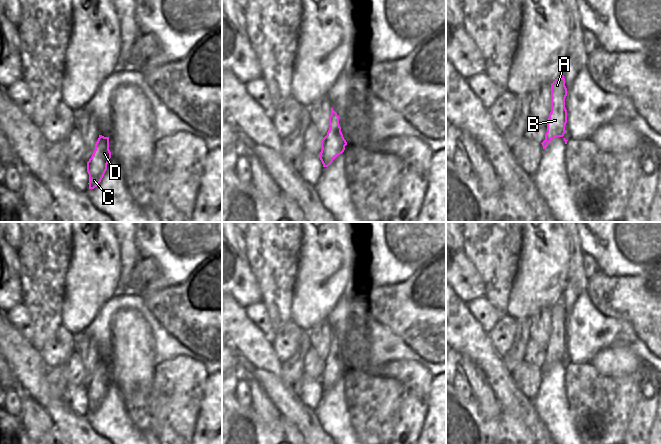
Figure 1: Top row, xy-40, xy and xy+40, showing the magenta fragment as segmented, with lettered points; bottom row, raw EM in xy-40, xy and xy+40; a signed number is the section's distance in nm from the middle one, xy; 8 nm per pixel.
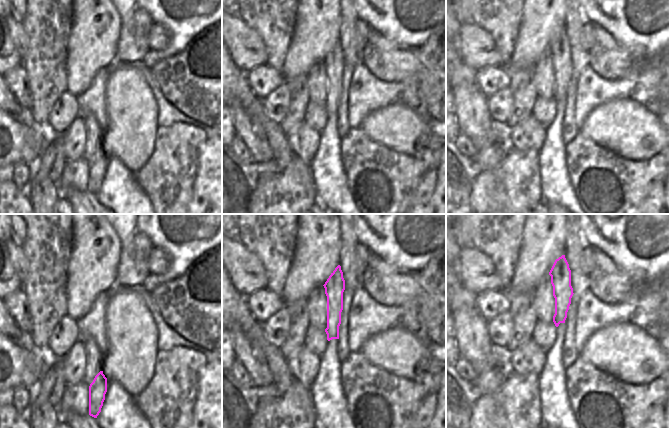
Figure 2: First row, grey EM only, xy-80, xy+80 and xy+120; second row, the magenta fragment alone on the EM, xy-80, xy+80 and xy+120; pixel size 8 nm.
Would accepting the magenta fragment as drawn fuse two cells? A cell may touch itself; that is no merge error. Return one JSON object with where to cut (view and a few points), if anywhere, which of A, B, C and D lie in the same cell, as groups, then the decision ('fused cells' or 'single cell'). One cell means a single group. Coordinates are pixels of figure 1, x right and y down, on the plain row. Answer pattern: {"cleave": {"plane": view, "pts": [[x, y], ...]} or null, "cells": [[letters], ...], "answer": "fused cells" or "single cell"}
{"cleave": null, "cells": [["A", "B", "C", "D"]], "answer": "single cell"}

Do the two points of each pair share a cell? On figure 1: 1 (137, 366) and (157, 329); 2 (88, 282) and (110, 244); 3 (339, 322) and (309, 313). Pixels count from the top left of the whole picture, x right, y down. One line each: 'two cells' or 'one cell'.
1: two cells
2: one cell
3: two cells

